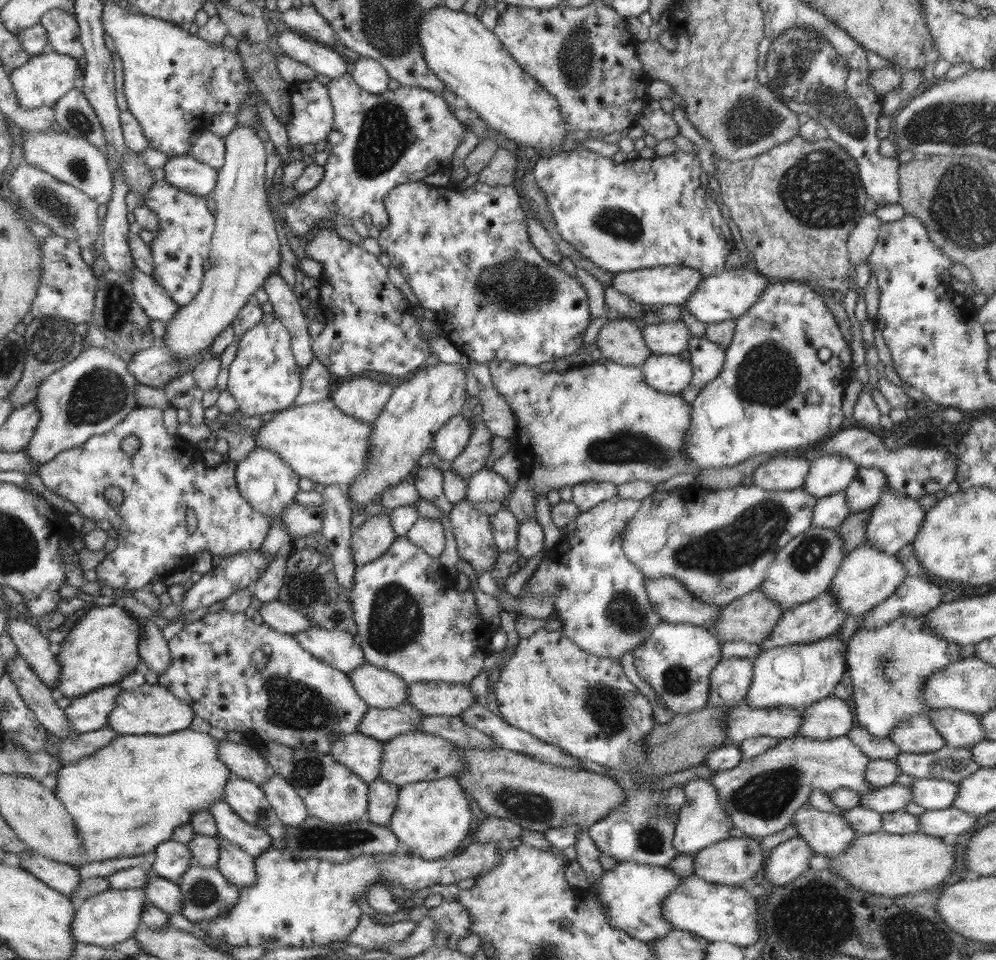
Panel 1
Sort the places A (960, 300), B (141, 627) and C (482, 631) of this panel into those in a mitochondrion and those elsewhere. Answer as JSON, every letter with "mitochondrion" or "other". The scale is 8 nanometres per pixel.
{"A":"other","B":"other","C":"other"}

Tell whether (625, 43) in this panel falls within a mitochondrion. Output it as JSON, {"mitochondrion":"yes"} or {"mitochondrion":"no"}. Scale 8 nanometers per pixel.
{"mitochondrion":"no"}

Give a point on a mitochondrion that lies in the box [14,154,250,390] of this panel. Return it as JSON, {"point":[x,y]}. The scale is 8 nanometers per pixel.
{"point":[52,342]}

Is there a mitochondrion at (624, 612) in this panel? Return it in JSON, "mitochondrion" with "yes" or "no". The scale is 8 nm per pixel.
{"mitochondrion":"yes"}

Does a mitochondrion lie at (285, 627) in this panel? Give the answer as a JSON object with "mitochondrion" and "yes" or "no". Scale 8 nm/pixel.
{"mitochondrion":"no"}

